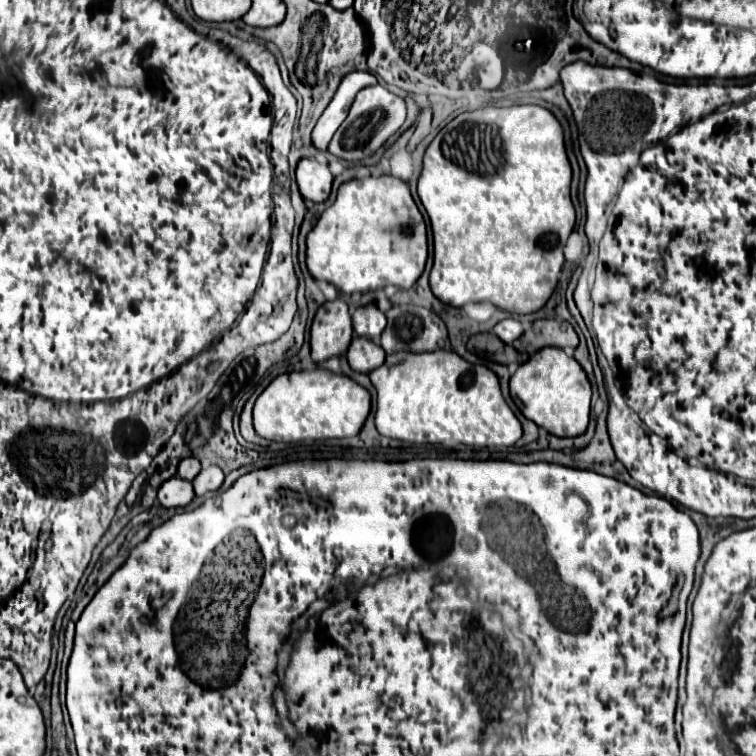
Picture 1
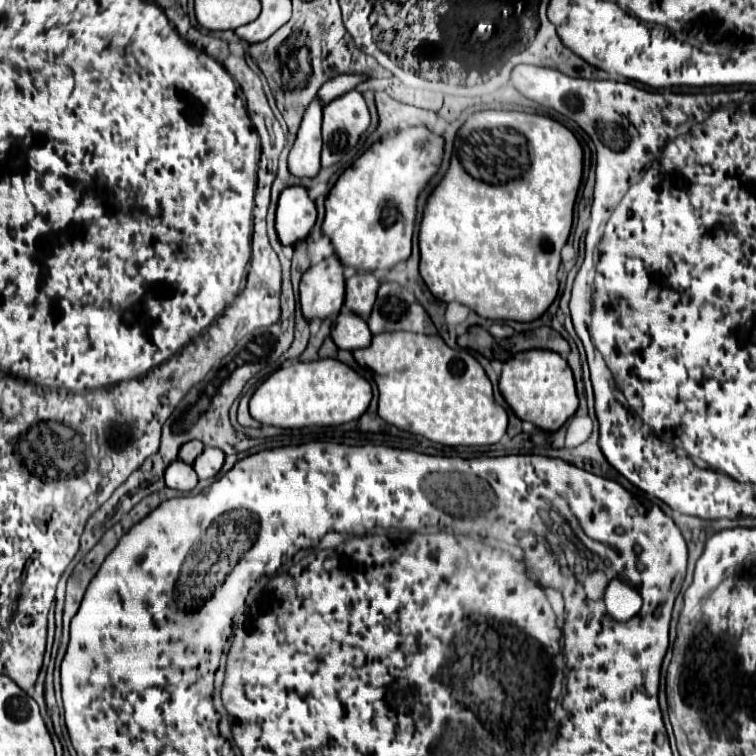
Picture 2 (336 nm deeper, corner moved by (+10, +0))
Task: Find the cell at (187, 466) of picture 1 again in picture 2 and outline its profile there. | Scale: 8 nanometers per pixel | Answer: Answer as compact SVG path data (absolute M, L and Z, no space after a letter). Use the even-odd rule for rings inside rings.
M188 441L188 443L184 443L182 449L180 449L180 459L192 465L194 459L202 453L202 449L204 449L202 441Z

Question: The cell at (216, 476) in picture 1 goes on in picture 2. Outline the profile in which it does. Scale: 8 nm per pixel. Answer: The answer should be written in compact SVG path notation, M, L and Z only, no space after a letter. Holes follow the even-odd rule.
M206 447L198 455L198 459L194 461L192 467L200 479L210 479L220 471L222 465L224 465L224 453L218 447Z

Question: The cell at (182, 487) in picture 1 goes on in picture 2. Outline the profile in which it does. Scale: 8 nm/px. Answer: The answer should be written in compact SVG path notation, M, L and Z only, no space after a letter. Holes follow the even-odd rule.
M176 459L174 463L168 465L166 469L166 485L170 489L180 489L180 491L192 491L198 483L198 477L192 469L192 465Z

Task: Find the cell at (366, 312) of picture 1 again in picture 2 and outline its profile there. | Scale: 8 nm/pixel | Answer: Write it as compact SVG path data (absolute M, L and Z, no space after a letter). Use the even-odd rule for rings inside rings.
M356 273L350 279L346 279L346 301L344 305L358 313L362 319L368 319L370 309L376 301L376 291L380 287L380 281L374 273Z

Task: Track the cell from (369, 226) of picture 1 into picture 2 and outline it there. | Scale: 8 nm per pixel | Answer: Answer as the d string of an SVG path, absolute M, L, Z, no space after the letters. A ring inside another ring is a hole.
M416 125L416 127L408 127L408 129L402 129L398 133L394 133L392 137L384 139L384 141L376 141L352 167L348 167L336 181L336 185L330 189L328 197L326 197L326 217L324 217L324 223L322 223L322 231L324 235L330 237L332 245L334 245L334 251L336 255L340 257L340 261L344 265L352 265L356 271L388 271L392 269L396 263L400 261L406 261L410 257L410 251L412 251L412 235L414 235L414 223L416 223L416 203L418 203L418 195L422 193L422 189L428 185L428 181L438 173L440 169L440 163L442 163L442 155L444 155L444 139L436 133L432 133L428 127L422 127L422 125Z

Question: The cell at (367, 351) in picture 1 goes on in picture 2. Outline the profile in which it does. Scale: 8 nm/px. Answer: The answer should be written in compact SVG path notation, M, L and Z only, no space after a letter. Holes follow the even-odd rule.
M342 309L338 313L330 337L340 349L346 349L346 351L368 347L372 341L372 333L366 321L348 309Z

